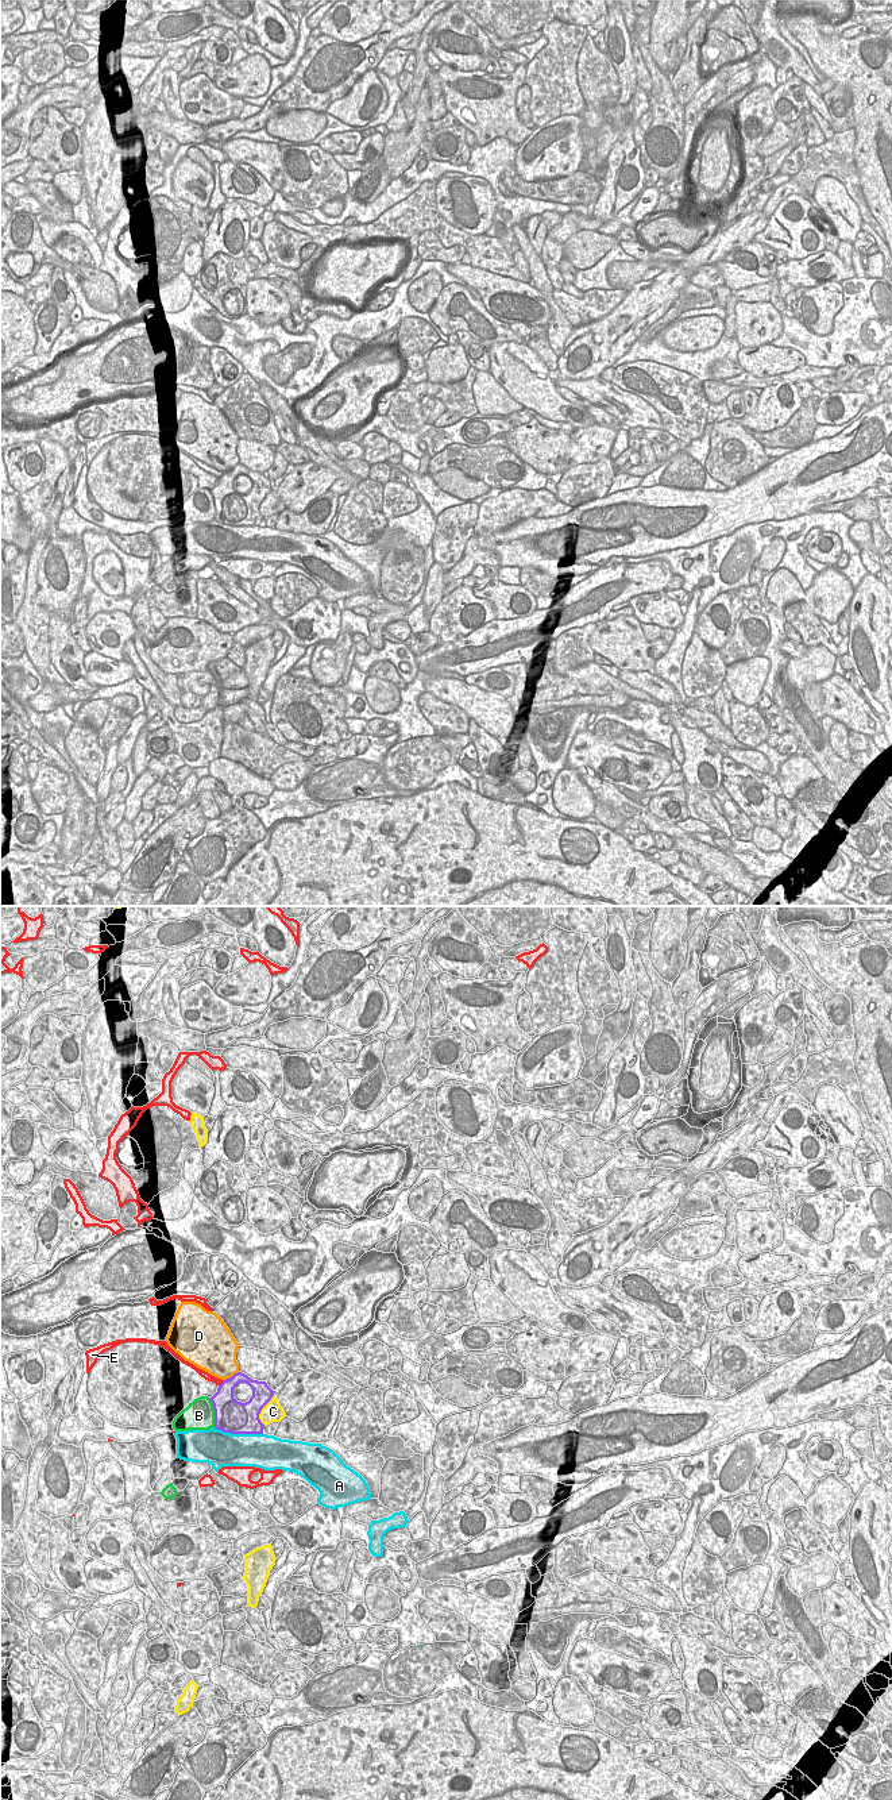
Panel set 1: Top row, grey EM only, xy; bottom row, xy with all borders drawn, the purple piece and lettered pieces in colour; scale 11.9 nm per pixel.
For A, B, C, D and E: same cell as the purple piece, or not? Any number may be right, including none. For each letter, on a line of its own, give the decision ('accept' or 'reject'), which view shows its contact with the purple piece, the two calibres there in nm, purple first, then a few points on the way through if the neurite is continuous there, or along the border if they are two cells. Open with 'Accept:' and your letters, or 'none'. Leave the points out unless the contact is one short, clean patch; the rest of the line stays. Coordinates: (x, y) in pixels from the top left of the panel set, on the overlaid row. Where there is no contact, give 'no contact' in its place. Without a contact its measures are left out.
Accept: none
A: reject; contact in xy; calibres 400 and 420 nm
B: reject; contact in xy; calibres 400 and 360 nm
C: reject; contact in xy; calibres 380 and 240 nm
D: reject; contact in xy; calibres 220 and 400 nm
E: reject; contact in xy; calibres 280 and 90 nm

